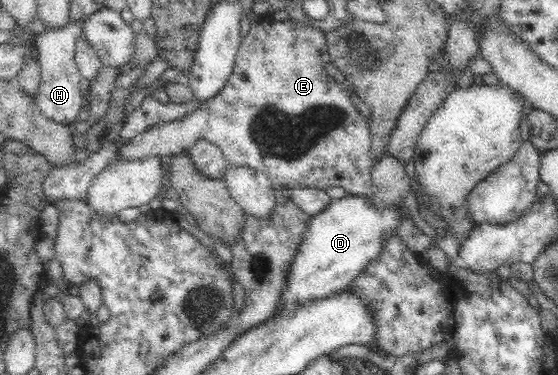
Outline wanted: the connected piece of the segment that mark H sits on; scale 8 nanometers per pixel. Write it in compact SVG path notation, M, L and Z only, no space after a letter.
M72 23L65 30L47 30L37 33L35 47L40 60L41 79L33 96L41 115L61 125L73 125L79 119L82 107L81 74L74 60L74 39L81 34L82 23Z

